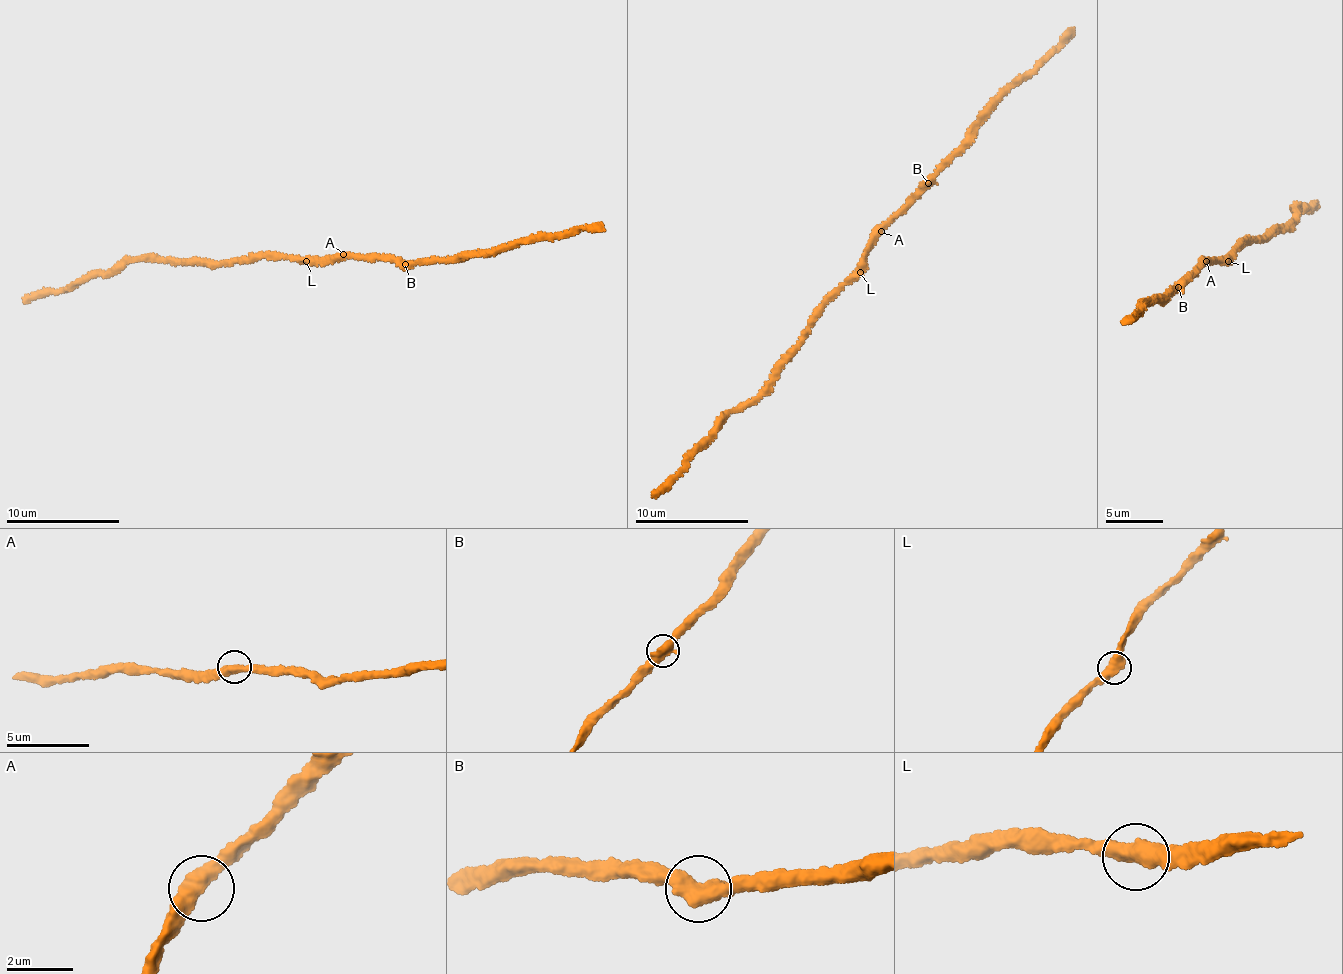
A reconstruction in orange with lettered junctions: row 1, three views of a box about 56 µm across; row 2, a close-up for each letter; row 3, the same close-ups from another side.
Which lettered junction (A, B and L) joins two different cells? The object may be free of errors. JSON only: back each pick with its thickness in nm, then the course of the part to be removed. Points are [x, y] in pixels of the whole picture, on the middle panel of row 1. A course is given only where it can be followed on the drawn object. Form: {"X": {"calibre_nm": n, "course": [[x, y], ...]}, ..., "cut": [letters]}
{"cut": []}

